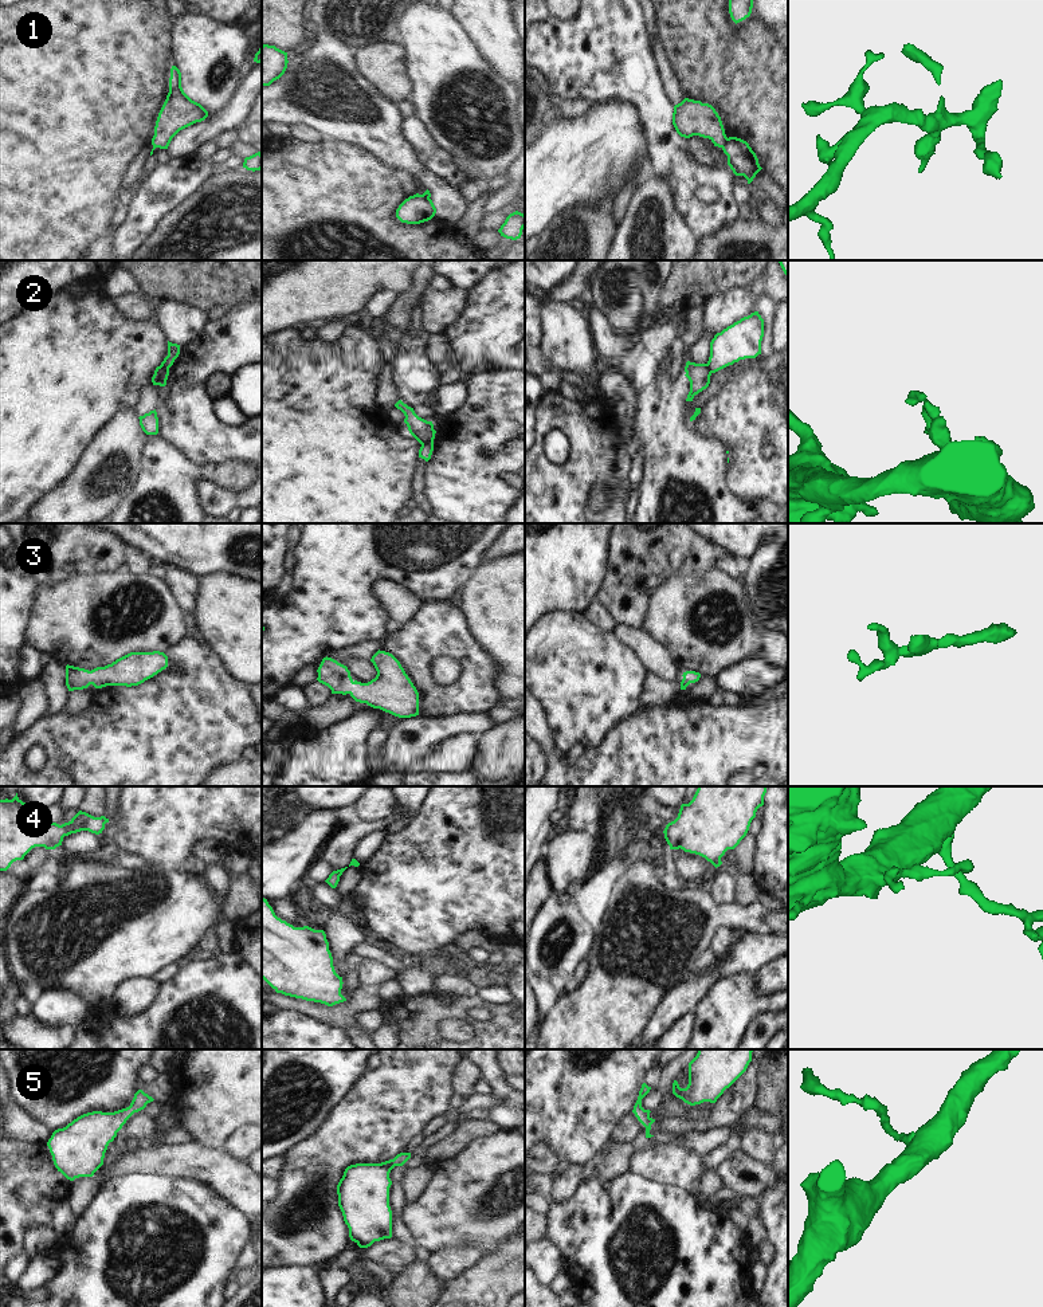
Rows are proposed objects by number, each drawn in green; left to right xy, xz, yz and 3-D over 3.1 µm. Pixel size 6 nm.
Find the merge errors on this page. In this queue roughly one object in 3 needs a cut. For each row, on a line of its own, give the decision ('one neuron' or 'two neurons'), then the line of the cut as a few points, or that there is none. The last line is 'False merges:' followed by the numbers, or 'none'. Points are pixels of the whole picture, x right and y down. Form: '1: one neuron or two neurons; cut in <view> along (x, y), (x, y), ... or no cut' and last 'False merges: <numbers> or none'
1: two neurons; cut in yz along (728, 138), (721, 146)
2: two neurons; cut in xz along (432, 440), (422, 446)
3: one neuron; no cut
4: one neuron; no cut
5: one neuron; no cut
False merges: 1, 2

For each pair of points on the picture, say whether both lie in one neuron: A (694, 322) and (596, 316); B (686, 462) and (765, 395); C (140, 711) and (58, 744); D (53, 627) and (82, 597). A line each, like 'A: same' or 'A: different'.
A: different
B: different
C: same
D: same

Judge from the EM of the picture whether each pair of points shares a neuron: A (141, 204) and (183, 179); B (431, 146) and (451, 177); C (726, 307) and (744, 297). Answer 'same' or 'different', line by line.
A: same
B: same
C: same

